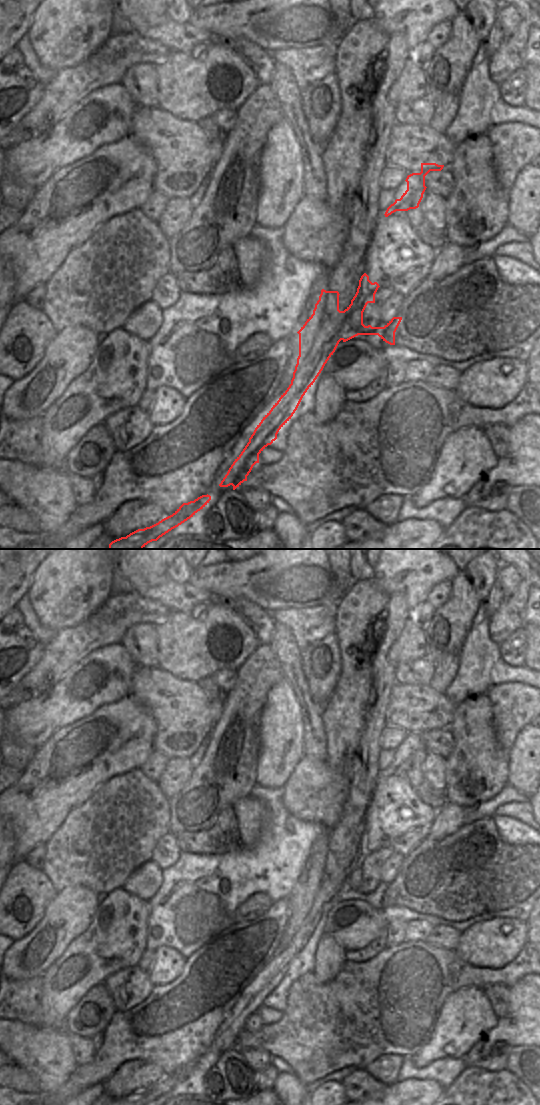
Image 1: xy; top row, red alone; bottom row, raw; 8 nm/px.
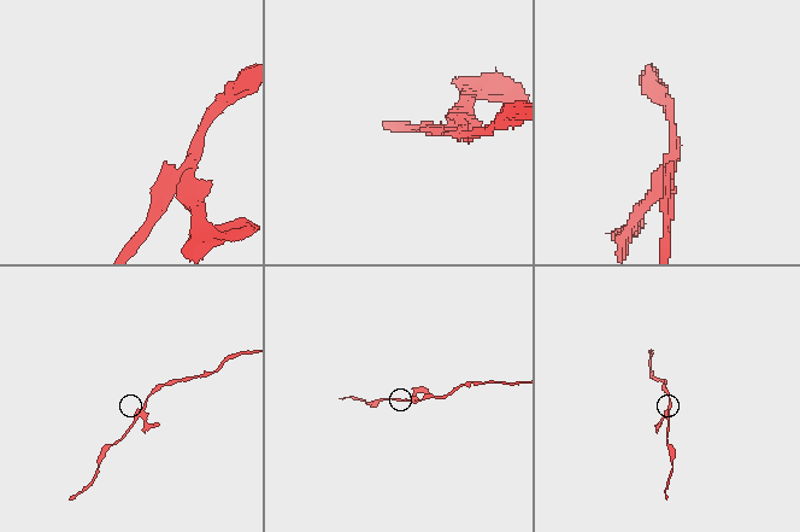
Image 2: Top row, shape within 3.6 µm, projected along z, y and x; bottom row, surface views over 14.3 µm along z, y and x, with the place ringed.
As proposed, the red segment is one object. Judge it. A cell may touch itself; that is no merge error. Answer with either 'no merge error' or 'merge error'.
merge error

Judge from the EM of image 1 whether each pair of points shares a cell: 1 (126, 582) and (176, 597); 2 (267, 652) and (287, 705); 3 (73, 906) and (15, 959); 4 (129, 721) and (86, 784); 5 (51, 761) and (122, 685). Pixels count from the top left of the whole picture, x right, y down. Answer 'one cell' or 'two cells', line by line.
1: one cell
2: two cells
3: one cell
4: one cell
5: two cells

